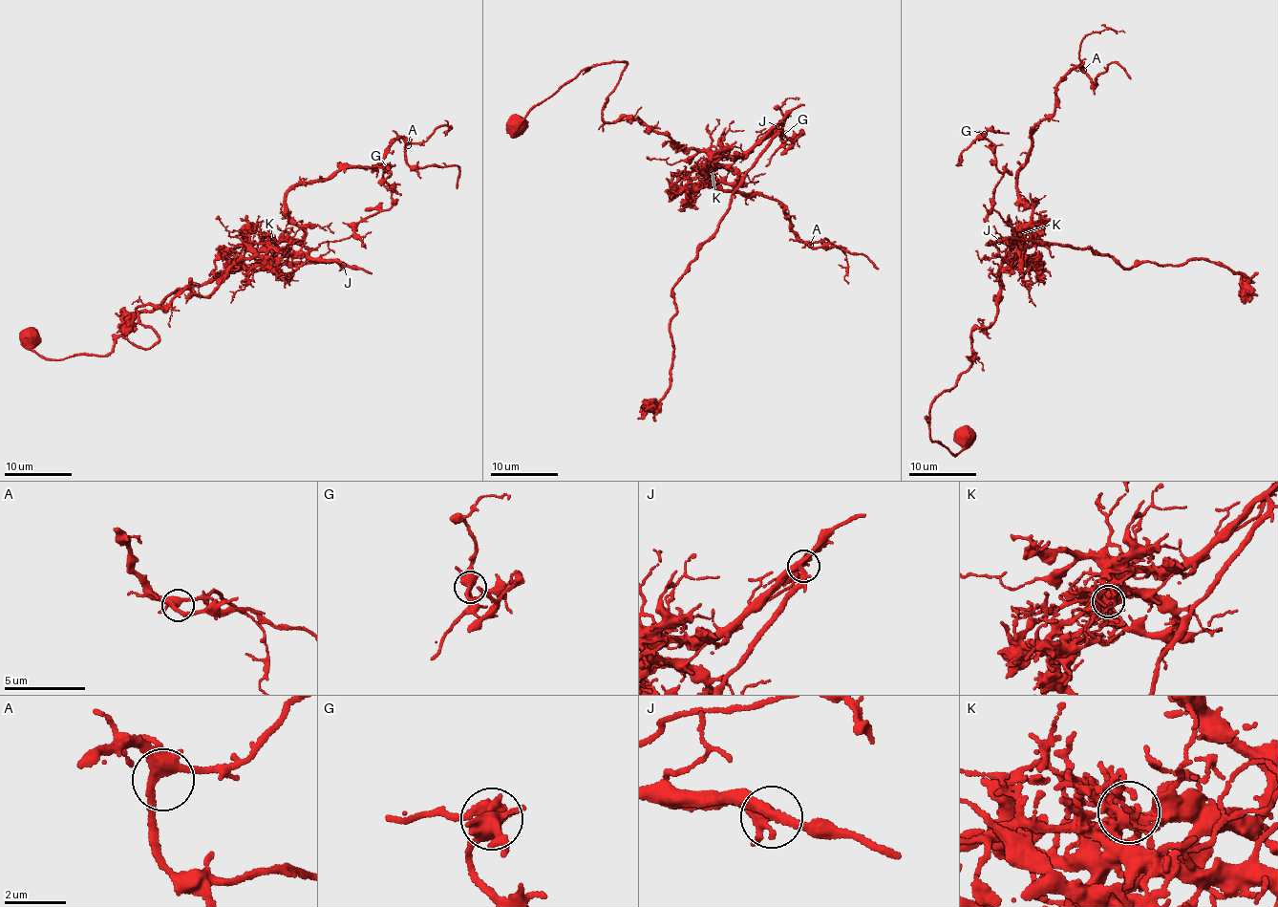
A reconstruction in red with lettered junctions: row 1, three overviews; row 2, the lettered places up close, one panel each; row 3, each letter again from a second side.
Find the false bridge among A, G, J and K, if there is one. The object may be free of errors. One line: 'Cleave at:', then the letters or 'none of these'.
Cleave at: K

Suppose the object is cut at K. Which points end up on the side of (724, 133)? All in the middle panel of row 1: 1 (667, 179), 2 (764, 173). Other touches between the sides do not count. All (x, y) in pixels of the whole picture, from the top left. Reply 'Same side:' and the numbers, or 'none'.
Same side: 1

